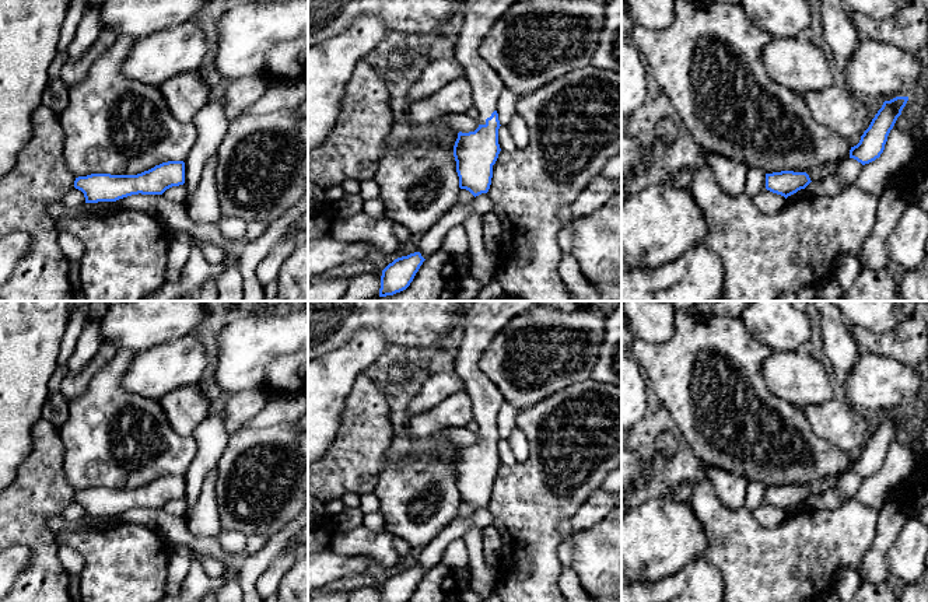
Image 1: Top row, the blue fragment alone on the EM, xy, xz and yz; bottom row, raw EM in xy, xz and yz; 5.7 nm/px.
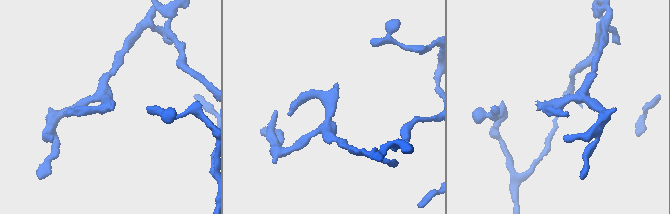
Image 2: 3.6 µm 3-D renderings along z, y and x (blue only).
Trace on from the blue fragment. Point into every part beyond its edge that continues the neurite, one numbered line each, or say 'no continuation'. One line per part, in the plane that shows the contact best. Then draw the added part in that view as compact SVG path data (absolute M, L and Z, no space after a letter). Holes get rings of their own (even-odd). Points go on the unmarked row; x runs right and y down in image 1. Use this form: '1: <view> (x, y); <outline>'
1: xz (480, 321); M474 301L462 311L455 372L470 396L480 438L486 438L486 433L497 424L498 413L505 402L500 389L480 370L480 356L512 318L543 304L563 312L572 312L585 308L589 301Z

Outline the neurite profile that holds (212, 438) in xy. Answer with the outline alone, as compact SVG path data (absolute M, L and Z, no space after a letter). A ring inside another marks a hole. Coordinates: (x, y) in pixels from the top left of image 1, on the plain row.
M223 406L216 407L192 434L197 452L185 473L185 500L189 510L196 504L207 473L214 469L228 444Z

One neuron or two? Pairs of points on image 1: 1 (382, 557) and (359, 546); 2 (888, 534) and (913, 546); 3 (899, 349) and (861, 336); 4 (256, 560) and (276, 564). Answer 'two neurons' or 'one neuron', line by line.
1: one neuron
2: two neurons
3: one neuron
4: two neurons

